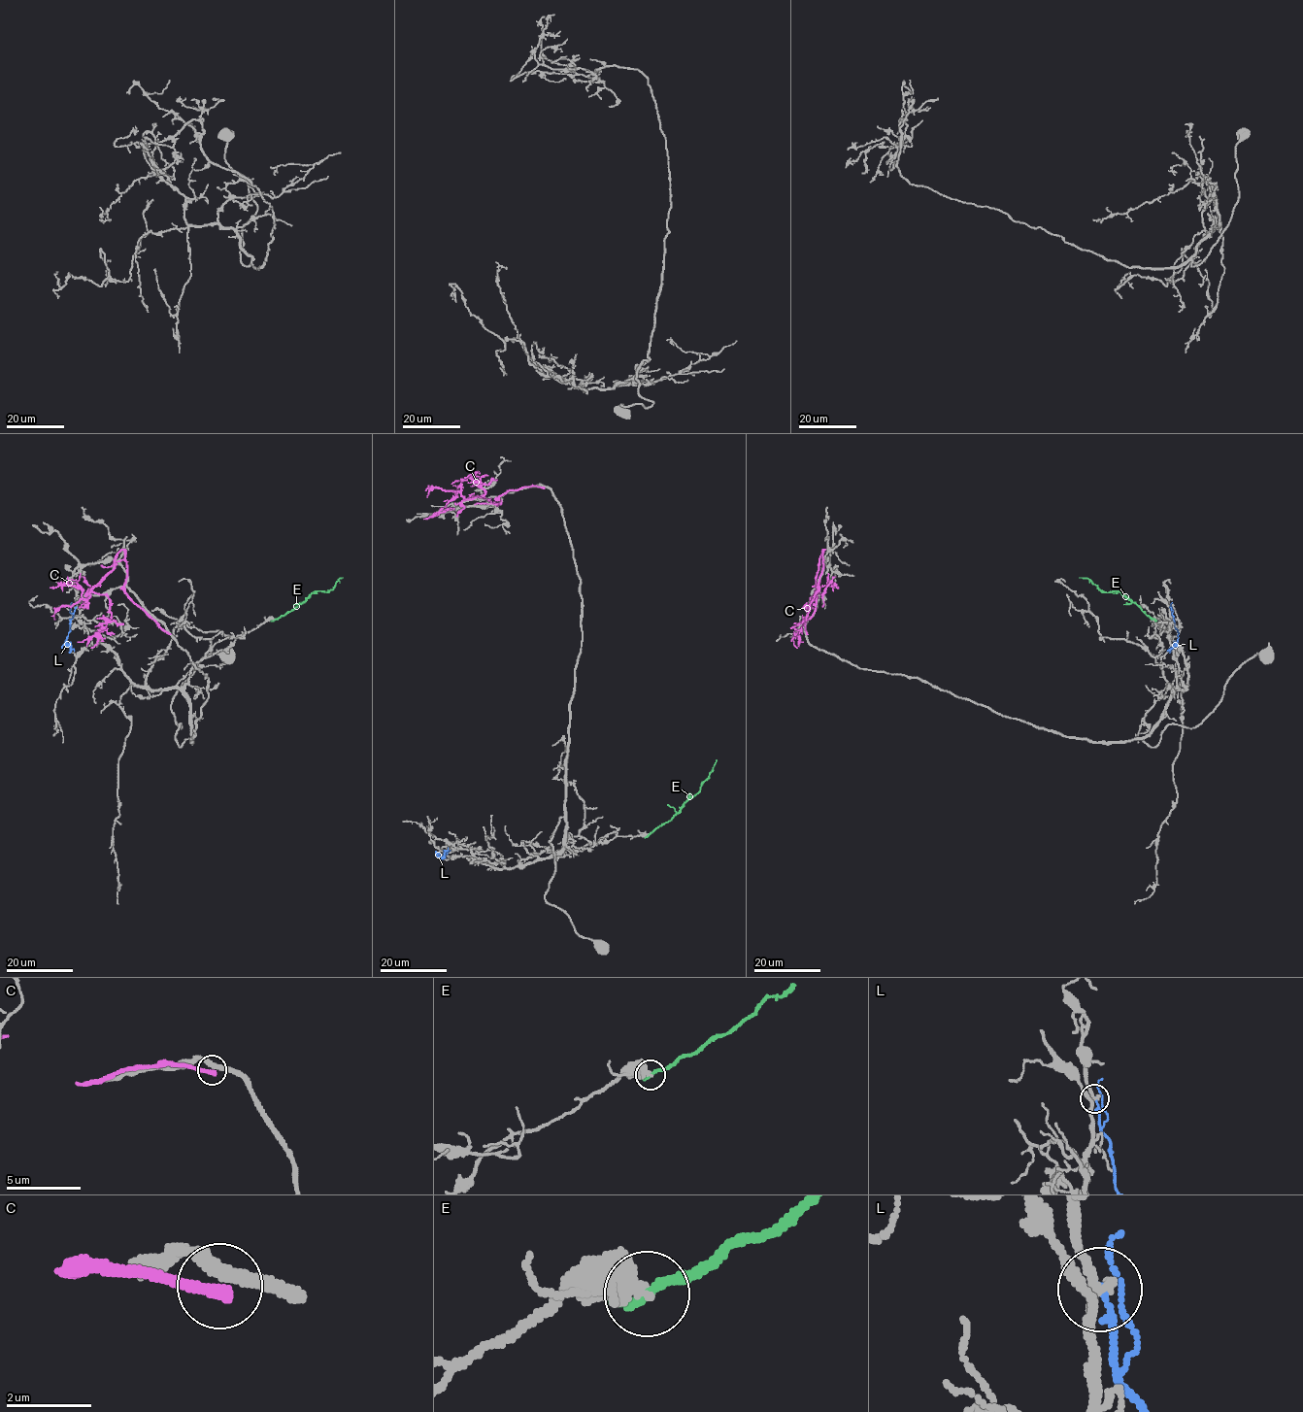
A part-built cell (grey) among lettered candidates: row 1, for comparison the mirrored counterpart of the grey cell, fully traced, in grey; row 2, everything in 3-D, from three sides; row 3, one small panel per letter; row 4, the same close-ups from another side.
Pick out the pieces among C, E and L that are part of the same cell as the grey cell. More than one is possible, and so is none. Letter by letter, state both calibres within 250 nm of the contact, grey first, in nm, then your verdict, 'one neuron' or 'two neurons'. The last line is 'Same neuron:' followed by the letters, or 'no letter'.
C: 320 nm thick on the grey side, 320 nm on the other; two neurons
E: 500 nm thick on the grey side, 280 nm on the other; two neurons
L: 200 nm thick on the grey side, 190 nm on the other; two neurons
Same neuron: no letter

